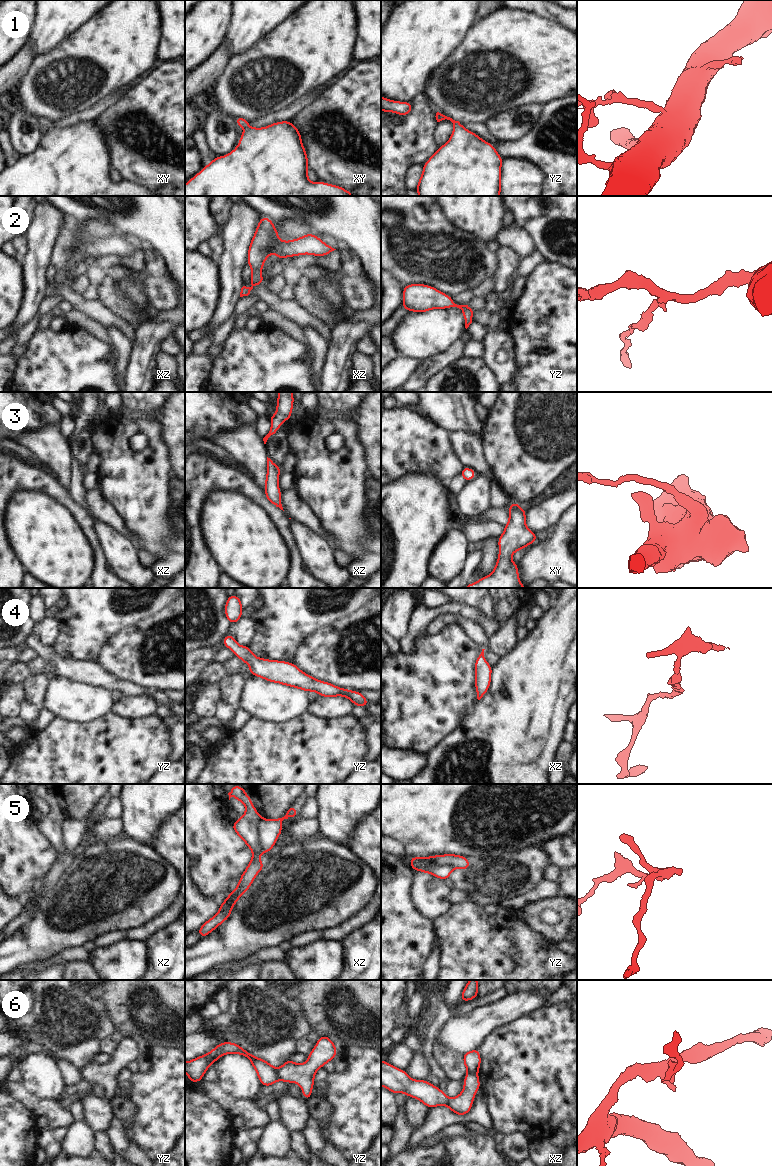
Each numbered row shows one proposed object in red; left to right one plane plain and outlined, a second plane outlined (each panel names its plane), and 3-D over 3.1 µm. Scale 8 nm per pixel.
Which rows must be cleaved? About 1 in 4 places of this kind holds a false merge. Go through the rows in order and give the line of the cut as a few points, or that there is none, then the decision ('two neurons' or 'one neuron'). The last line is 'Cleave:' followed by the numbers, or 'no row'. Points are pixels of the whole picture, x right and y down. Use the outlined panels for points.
1: no cut; one neuron
2: no cut; one neuron
3: no cut; one neuron
4: no cut; one neuron
5: cut in xz along (261, 817), (257, 824), (257, 832), (258, 845), (262, 852); two neurons
6: cut in yz along (277, 1069), (279, 1079); two neurons
Cleave: 5, 6

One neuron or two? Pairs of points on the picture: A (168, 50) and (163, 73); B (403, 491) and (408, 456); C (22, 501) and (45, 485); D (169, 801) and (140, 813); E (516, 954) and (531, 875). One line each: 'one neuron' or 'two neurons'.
A: two neurons
B: two neurons
C: two neurons
D: one neuron
E: two neurons

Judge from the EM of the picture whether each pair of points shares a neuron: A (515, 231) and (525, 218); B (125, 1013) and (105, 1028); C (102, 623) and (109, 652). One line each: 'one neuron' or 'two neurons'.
A: two neurons
B: two neurons
C: two neurons

